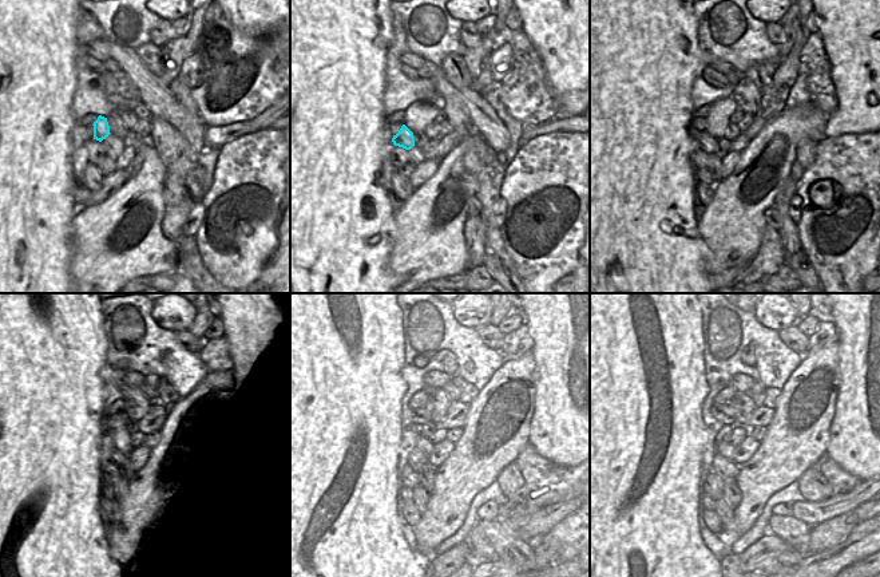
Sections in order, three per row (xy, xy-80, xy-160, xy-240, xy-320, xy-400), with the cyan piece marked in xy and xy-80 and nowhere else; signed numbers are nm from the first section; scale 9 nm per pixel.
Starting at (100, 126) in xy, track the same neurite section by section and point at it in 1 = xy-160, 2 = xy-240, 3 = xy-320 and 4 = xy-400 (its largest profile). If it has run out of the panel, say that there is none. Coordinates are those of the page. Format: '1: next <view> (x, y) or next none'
1: next xy-160 (705, 142)
2: next xy-240 (117, 457)
3: next xy-320 (416, 459)
4: next xy-400 (724, 469)

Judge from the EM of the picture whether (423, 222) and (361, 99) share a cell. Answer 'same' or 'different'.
different

